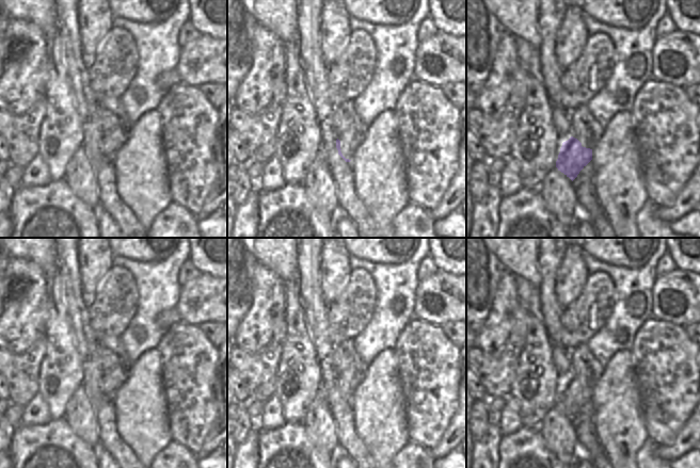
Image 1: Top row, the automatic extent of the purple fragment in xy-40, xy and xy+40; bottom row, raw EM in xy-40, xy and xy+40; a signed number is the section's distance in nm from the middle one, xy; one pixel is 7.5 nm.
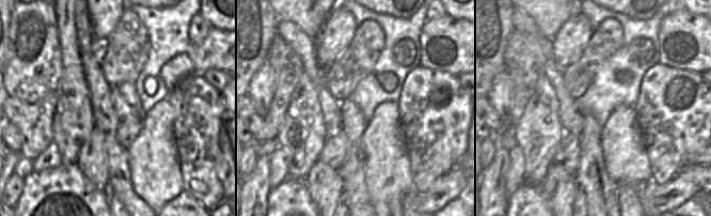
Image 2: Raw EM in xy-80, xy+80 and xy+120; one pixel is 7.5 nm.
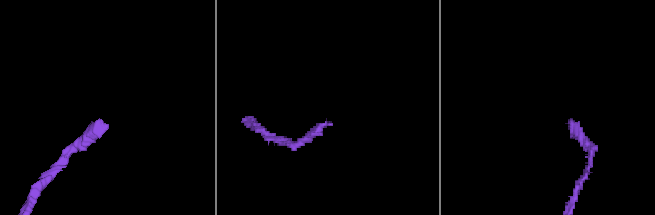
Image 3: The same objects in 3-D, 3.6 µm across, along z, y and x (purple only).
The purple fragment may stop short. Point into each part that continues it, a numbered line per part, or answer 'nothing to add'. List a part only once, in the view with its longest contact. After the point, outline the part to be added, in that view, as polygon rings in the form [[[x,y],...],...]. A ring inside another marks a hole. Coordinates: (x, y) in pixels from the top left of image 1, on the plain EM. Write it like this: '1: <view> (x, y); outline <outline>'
1: xy (354, 381); outline [[[364,365],[361,369],[357,370],[357,375],[354,376],[352,375],[350,381],[349,381],[349,399],[353,398],[353,393],[362,380],[364,378],[366,374],[366,370],[368,368],[368,365]]]

